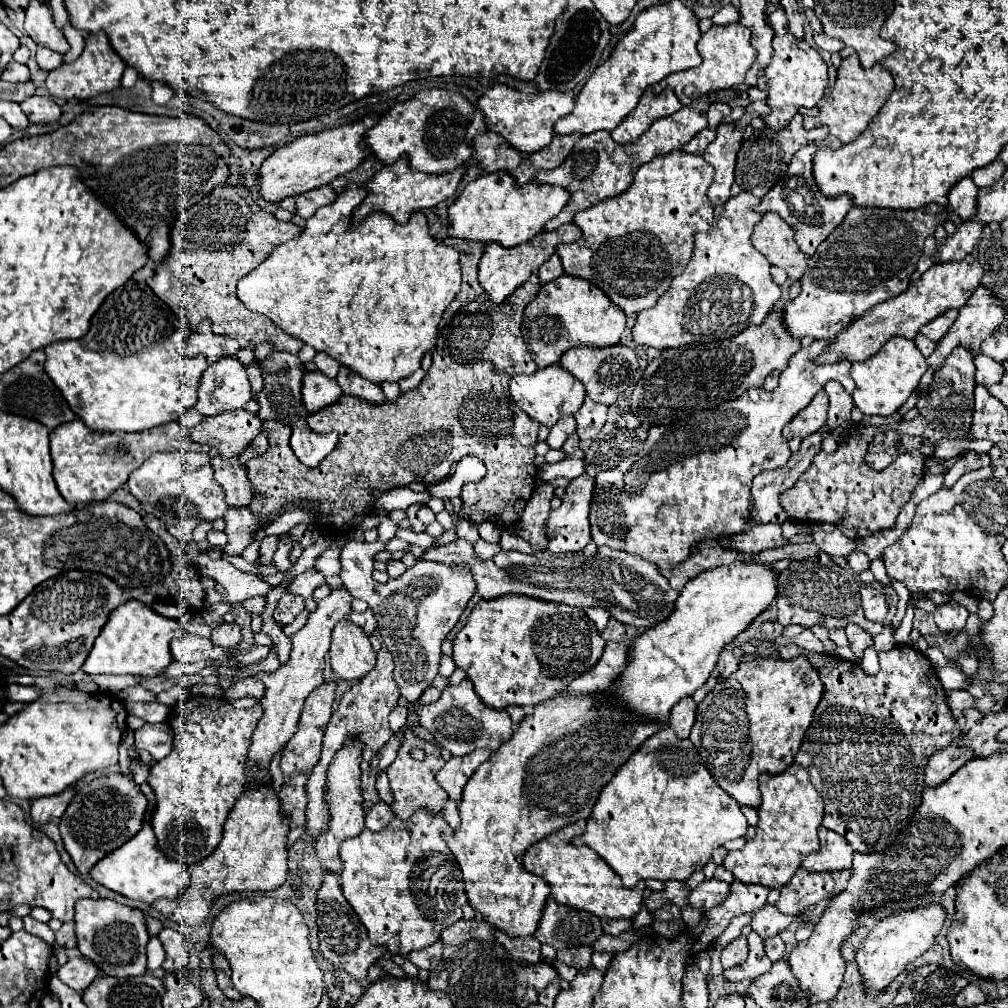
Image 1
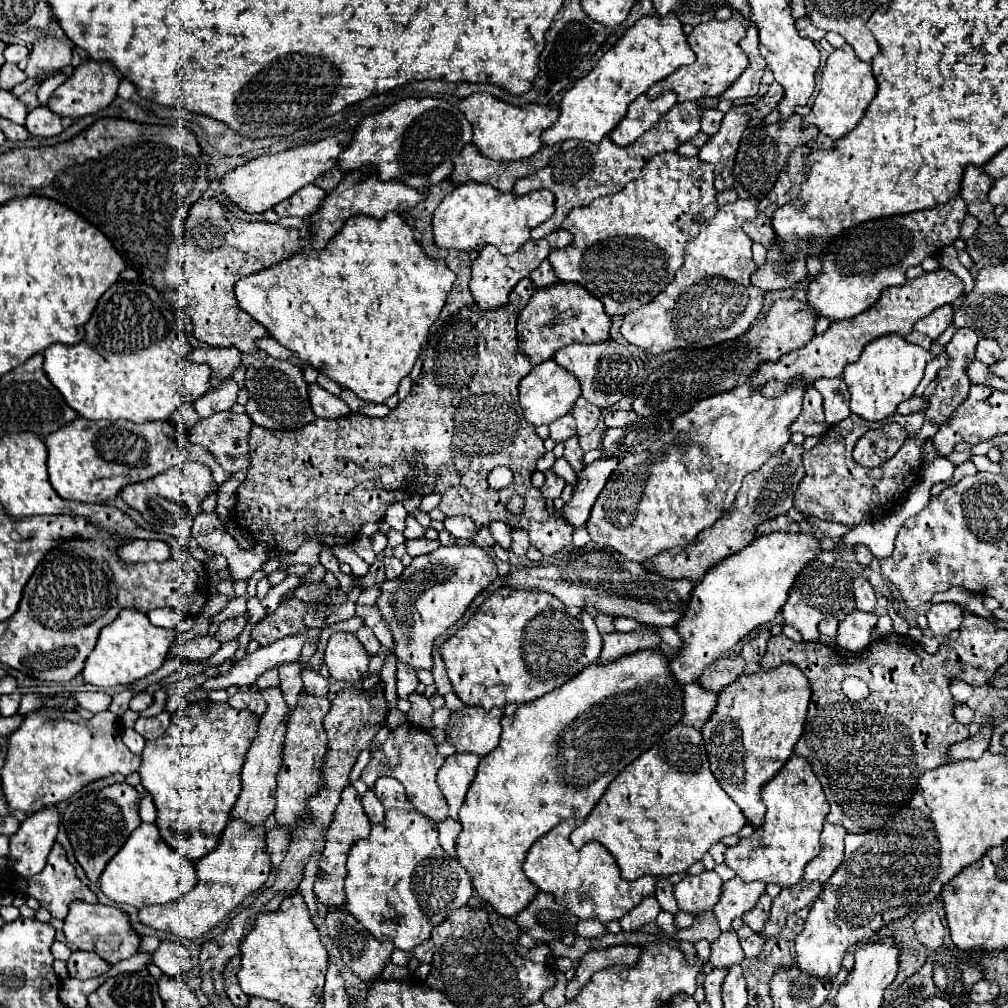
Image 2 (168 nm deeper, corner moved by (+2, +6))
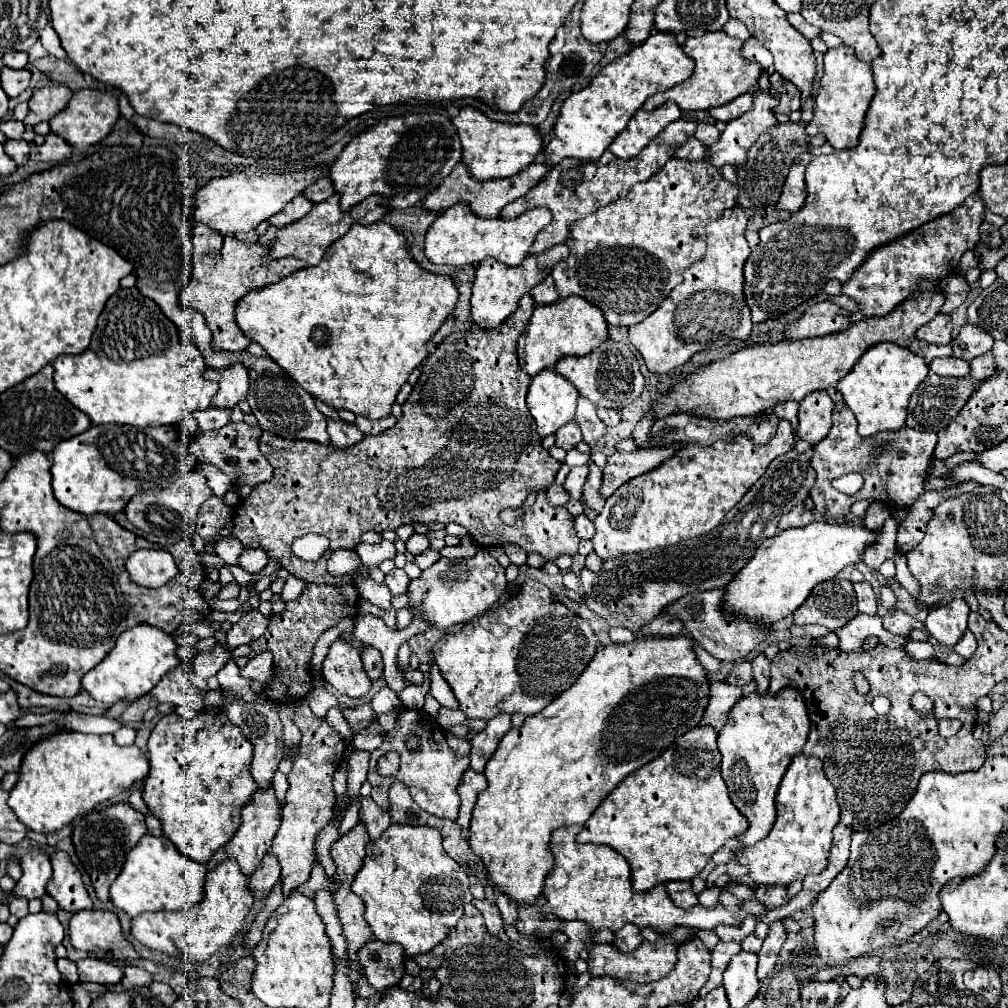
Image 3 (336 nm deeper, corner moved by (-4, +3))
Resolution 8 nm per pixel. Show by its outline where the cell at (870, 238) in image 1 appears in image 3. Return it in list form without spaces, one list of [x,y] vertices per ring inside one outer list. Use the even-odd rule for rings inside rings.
[[[971,194],[961,206],[953,212],[943,214],[879,248],[875,248],[863,264],[851,274],[847,282],[841,284],[841,294],[855,300],[859,312],[865,316],[885,316],[897,304],[907,300],[917,292],[919,278],[939,280],[947,274],[953,274],[959,268],[959,258],[965,250],[975,248],[979,240],[979,224],[983,222],[985,206],[979,194]]]

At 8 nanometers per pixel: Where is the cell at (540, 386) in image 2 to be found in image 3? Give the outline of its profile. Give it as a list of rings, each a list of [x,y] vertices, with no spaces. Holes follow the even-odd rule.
[[[553,368],[541,370],[533,376],[527,392],[527,408],[537,424],[537,434],[541,438],[555,434],[561,426],[569,424],[575,414],[579,392],[567,378],[563,378]]]

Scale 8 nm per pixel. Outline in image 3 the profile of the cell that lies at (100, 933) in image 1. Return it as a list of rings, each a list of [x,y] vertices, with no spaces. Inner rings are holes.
[[[79,910],[69,922],[69,938],[77,950],[97,956],[113,954],[117,962],[139,960],[137,950],[125,938],[121,922],[111,910]]]

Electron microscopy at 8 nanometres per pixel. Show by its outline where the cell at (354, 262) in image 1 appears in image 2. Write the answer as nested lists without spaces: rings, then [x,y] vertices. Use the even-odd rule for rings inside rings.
[[[389,213],[383,219],[357,215],[357,217],[351,217],[351,219],[345,221],[341,231],[327,243],[327,247],[323,251],[313,251],[311,249],[311,241],[305,237],[301,255],[293,255],[293,259],[285,259],[285,263],[279,263],[277,267],[269,267],[269,271],[259,271],[257,275],[249,275],[245,279],[239,279],[235,283],[235,299],[237,299],[239,307],[245,313],[249,313],[257,323],[261,323],[269,331],[269,335],[273,339],[277,339],[283,347],[293,351],[295,359],[299,359],[305,365],[315,367],[319,373],[323,373],[329,379],[333,379],[339,387],[345,387],[345,389],[353,391],[359,399],[373,401],[373,403],[383,403],[385,399],[389,399],[397,391],[399,381],[409,375],[409,371],[411,371],[411,367],[413,367],[423,343],[427,341],[429,327],[437,321],[437,317],[439,317],[439,313],[441,313],[441,309],[445,305],[445,299],[447,299],[447,293],[451,291],[453,281],[455,281],[455,273],[449,271],[449,267],[443,261],[429,259],[423,253],[421,245],[413,239],[411,227],[401,219],[399,213]]]

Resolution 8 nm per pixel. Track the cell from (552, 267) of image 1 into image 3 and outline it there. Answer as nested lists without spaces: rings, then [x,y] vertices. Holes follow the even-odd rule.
[[[549,276],[549,278],[545,278],[543,282],[539,282],[539,284],[531,290],[531,296],[533,296],[535,304],[551,304],[551,302],[555,302],[555,300],[559,298],[559,294],[557,294],[557,290],[555,290],[553,278]]]

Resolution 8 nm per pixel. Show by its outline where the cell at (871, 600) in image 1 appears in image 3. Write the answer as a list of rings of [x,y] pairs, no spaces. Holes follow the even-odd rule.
[[[869,582],[853,584],[853,588],[855,588],[855,596],[857,596],[857,600],[859,600],[859,612],[877,614],[877,598],[875,598]]]

